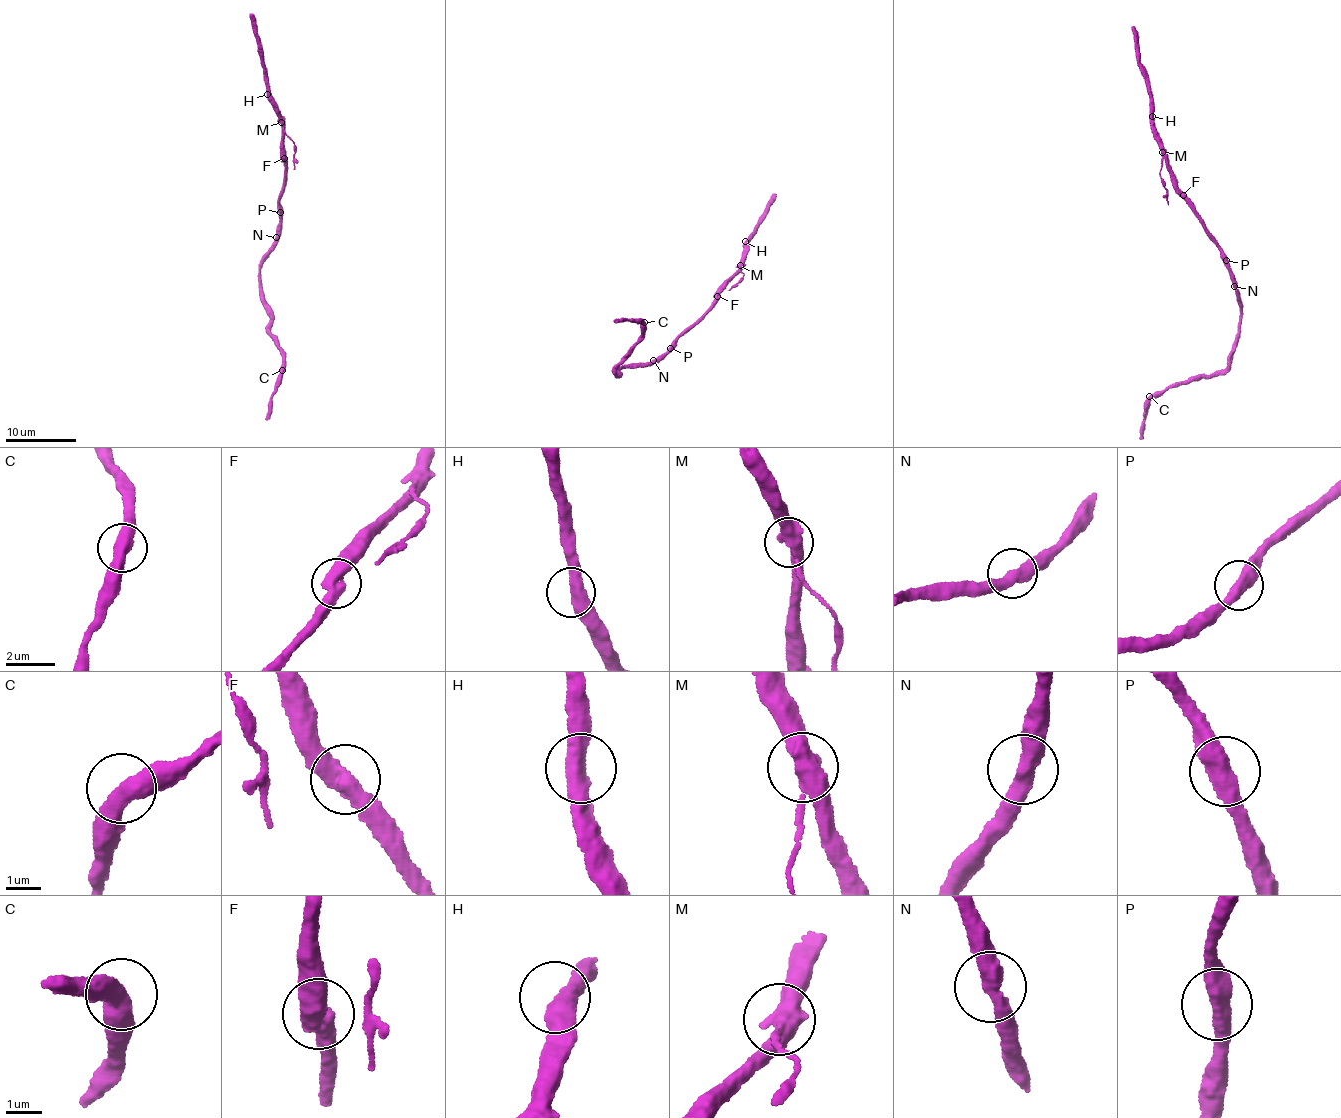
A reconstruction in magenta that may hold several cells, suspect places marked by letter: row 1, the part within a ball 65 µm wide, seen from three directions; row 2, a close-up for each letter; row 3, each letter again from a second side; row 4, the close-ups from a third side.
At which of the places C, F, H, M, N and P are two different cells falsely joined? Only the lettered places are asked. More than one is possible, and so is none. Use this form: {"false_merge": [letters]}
{"false_merge": ["M"]}

